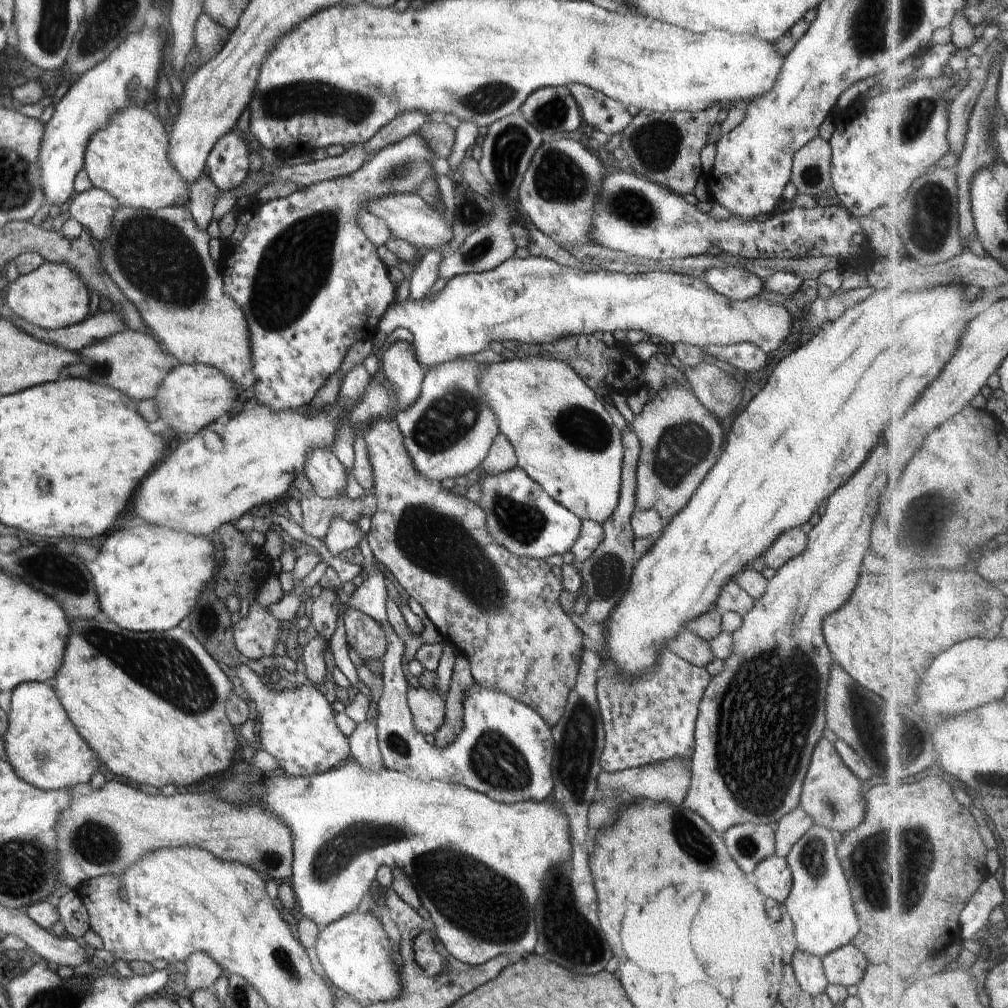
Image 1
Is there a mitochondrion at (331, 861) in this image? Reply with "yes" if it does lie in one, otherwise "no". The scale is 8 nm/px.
yes

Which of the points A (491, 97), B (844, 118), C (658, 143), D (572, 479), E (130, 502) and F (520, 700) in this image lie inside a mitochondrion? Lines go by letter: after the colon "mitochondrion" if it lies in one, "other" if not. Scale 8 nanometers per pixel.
A: mitochondrion
B: other
C: mitochondrion
D: other
E: other
F: other

